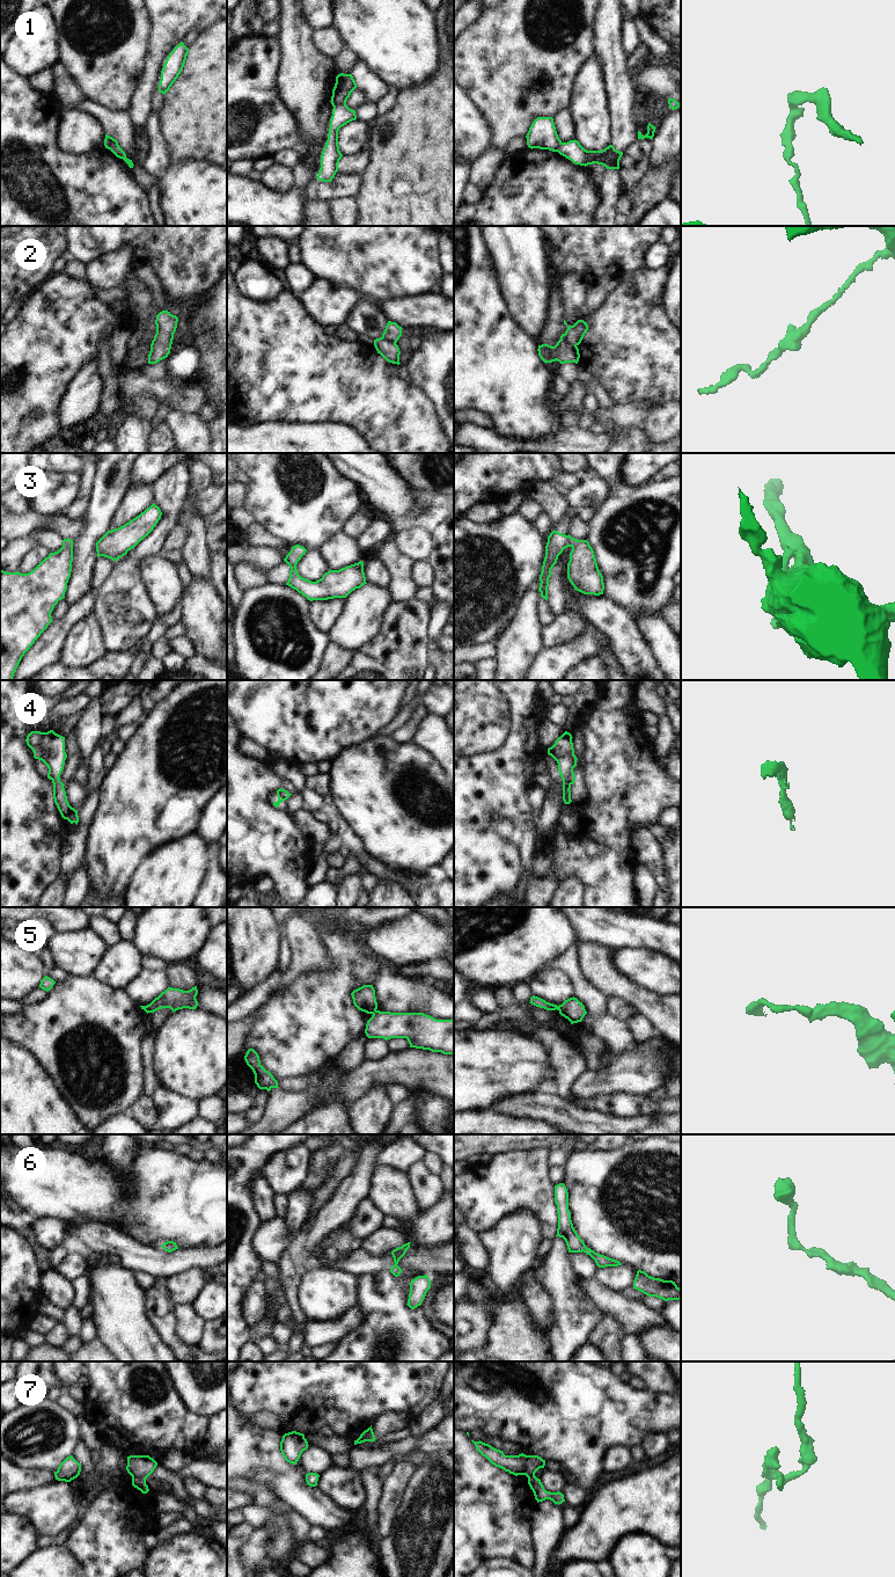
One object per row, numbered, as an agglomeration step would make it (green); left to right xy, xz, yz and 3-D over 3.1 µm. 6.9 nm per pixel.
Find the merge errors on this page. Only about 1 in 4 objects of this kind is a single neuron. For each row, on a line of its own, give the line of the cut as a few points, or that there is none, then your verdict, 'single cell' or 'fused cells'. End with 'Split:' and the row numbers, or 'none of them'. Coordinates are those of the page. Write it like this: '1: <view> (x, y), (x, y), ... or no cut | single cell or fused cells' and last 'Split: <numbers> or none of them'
1: xz (345, 103), (334, 108) | fused cells
2: yz (564, 334), (567, 342), (576, 345) | fused cells
3: xz (290, 575), (299, 576) | fused cells
4: no cut | single cell
5: xz (376, 1010), (372, 1013) | fused cells
6: no cut | single cell
7: xy (132, 1475), (145, 1480) | fused cells
Split: 1, 2, 3, 5, 7

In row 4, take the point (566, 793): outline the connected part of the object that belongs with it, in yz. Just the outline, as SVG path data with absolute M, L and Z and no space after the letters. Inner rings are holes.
M565 731L557 738L555 744L548 749L548 754L558 764L559 775L563 780L563 801L565 804L572 802L570 789L575 781L573 768L577 766L578 760L574 754L572 738L572 735Z

